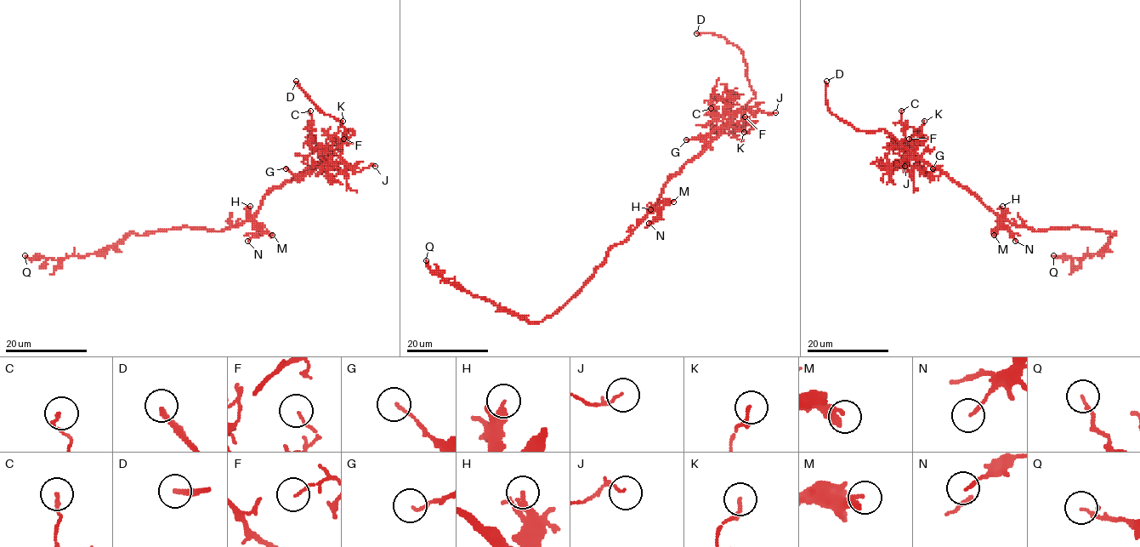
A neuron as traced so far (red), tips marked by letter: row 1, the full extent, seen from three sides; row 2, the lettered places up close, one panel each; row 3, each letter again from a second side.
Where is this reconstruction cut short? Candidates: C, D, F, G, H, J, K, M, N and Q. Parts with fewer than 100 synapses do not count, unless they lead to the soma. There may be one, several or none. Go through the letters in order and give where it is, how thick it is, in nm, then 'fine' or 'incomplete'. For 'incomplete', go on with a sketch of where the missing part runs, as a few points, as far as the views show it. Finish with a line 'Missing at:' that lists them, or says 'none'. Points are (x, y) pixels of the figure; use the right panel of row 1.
C: place (901, 111); calibre 130 nm; fine
D: place (826, 81); calibre 220 nm; incomplete; course (826, 81), (828, 59), (843, 42), (822, 19), (819, 9)
F: place (909, 139); calibre 100 nm; fine
G: place (932, 168); calibre 110 nm; fine
H: place (1002, 206); calibre 240 nm; fine
J: place (904, 166); calibre 100 nm; fine
K: place (924, 121); calibre 180 nm; fine
M: place (994, 235); calibre 240 nm; fine
N: place (1015, 241); calibre 130 nm; fine
Q: place (1053, 255); calibre 150 nm; fine
Missing at: D

